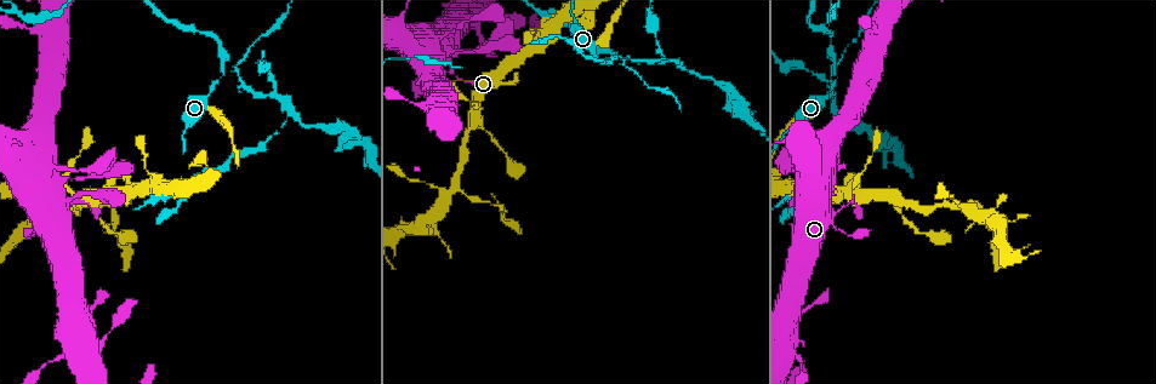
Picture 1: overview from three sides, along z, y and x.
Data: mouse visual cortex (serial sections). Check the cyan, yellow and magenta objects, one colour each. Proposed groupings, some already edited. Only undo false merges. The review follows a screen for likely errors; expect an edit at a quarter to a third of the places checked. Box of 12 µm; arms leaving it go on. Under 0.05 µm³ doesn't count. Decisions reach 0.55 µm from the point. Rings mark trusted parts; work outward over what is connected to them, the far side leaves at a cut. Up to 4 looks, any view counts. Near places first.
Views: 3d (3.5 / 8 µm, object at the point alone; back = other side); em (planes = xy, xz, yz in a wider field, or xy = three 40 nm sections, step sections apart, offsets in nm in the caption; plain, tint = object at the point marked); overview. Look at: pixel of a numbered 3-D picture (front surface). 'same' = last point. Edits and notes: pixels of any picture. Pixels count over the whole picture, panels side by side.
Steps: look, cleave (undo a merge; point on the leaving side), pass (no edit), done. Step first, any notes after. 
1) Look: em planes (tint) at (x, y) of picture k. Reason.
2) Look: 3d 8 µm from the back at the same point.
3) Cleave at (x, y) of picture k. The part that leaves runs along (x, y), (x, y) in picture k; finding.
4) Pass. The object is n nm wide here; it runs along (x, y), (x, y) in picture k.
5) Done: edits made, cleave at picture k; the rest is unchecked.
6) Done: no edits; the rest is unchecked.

Look: 3d 3.5 µm at (65, 184) of picture 1. Abrupt turn.

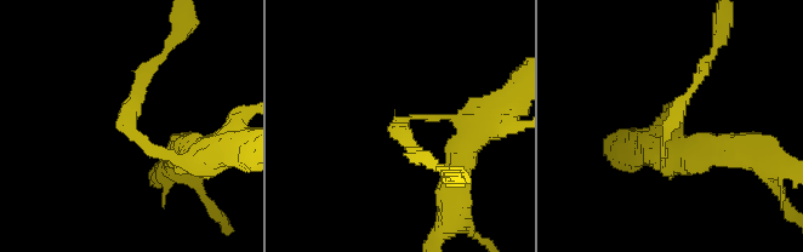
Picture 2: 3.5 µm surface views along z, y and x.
Pass. It runs along (201, 158), (172, 161), (127, 124), (157, 61) in picture 2; one cell here.

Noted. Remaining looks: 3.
Look: 3d 3.5 µm at (454, 188) of picture 1. Sharp bend.

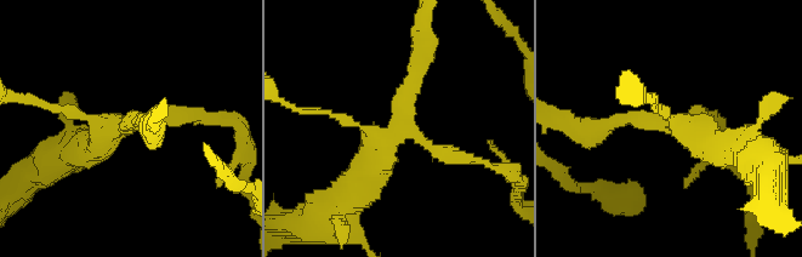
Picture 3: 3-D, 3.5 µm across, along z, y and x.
Look: em xy step 1 (tint) at (405, 126) of picture 3.

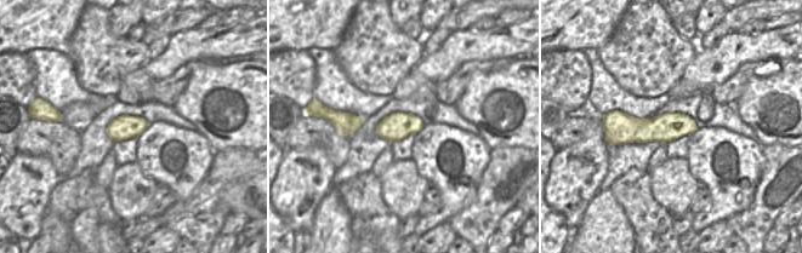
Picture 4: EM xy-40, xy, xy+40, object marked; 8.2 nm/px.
Cleave at (199, 119) of picture 3. The part that leaves runs along (168, 116), (232, 116), (243, 150) in picture 3; a second cell is stuck on.

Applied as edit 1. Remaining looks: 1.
Done: edits made, cleave at picture 3; the rest is unchecked.

